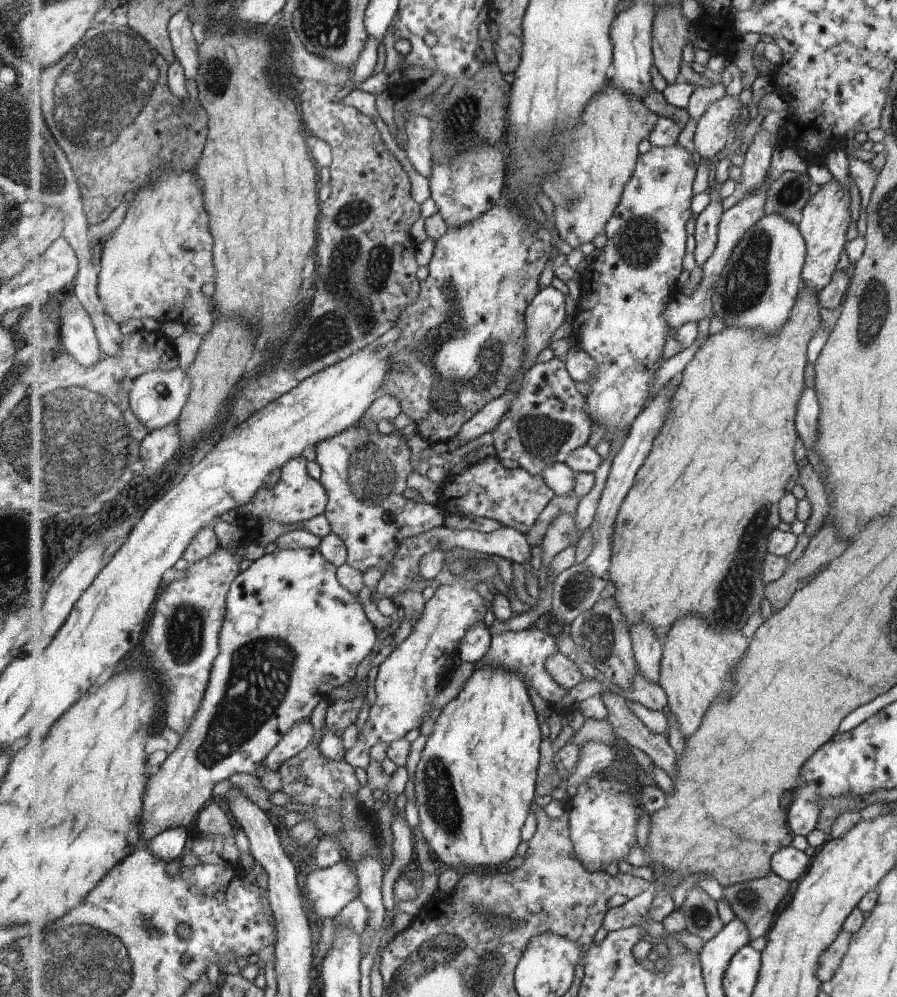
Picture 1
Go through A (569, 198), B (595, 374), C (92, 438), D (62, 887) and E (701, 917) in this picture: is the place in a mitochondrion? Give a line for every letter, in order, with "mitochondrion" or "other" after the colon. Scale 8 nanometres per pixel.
A: mitochondrion
B: other
C: mitochondrion
D: other
E: mitochondrion

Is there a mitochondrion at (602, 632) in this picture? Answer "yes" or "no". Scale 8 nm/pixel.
yes

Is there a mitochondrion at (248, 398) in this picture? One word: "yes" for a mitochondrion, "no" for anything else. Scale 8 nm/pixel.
yes

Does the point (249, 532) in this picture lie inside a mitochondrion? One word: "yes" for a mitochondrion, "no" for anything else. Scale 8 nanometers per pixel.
no

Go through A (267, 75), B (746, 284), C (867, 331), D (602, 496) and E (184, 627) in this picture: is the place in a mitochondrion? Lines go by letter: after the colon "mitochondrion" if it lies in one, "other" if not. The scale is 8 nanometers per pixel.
A: other
B: mitochondrion
C: mitochondrion
D: other
E: mitochondrion

